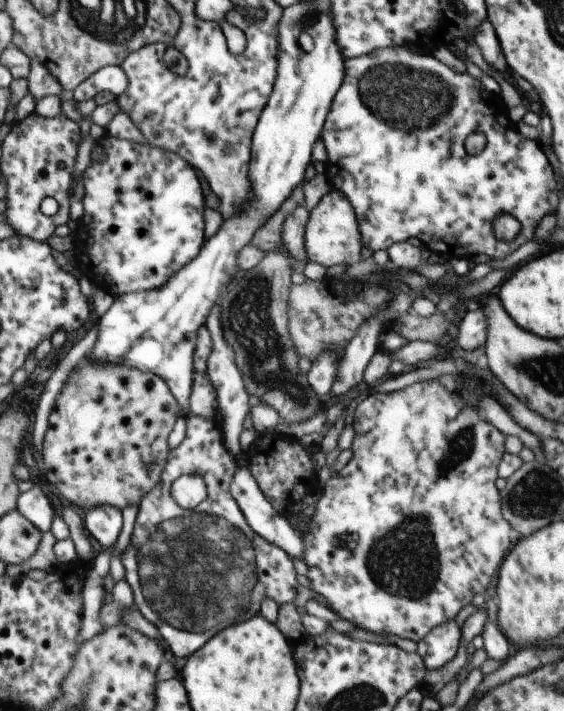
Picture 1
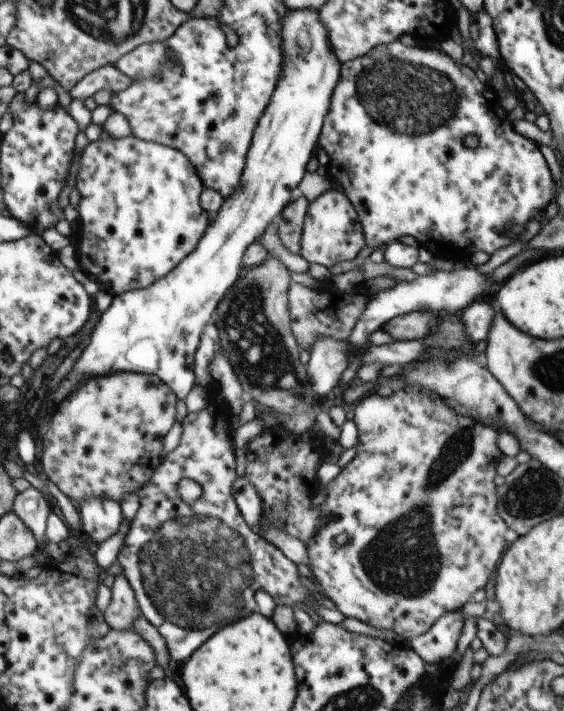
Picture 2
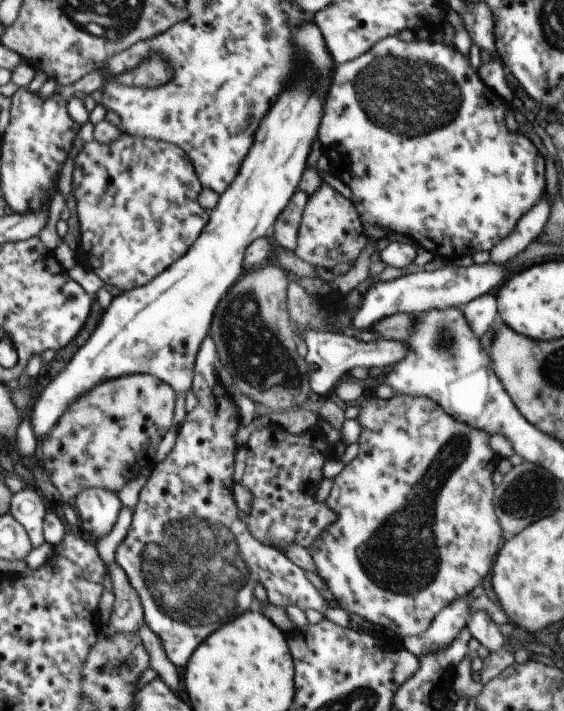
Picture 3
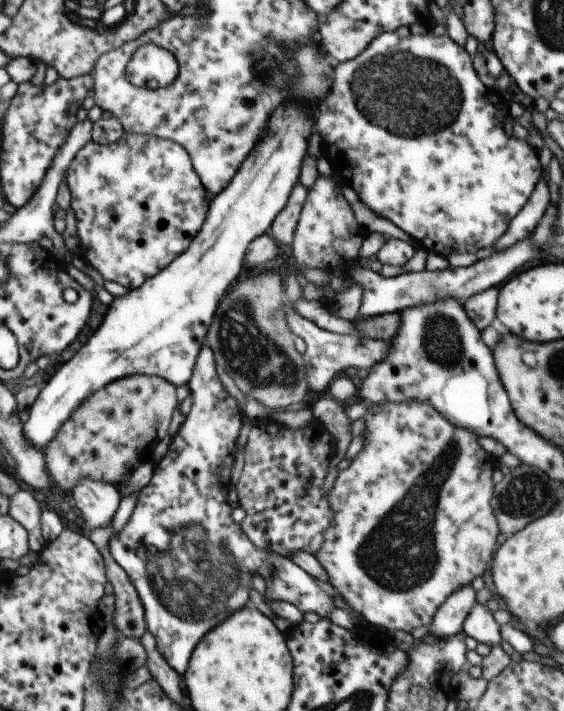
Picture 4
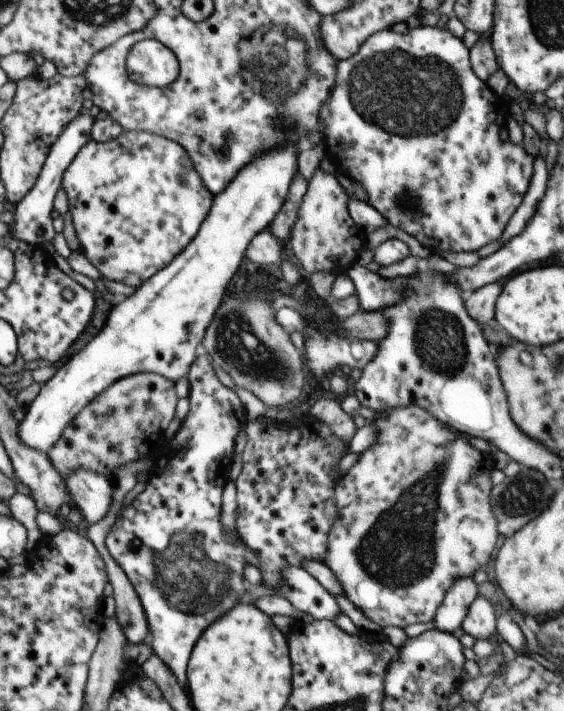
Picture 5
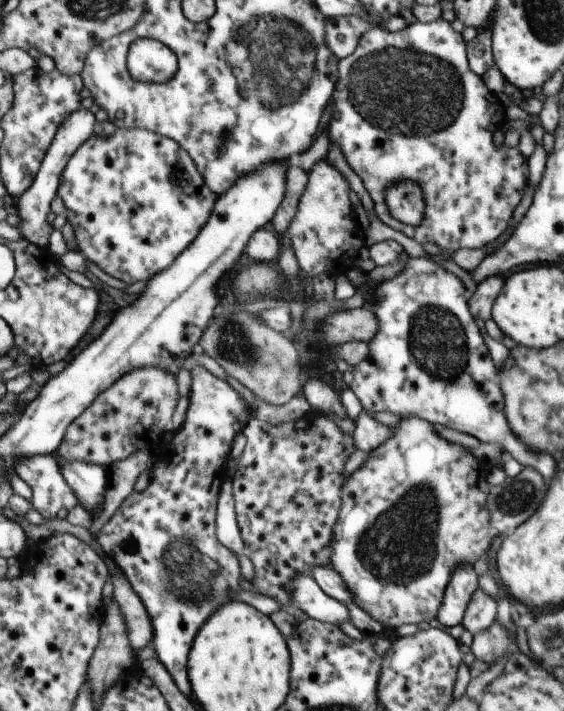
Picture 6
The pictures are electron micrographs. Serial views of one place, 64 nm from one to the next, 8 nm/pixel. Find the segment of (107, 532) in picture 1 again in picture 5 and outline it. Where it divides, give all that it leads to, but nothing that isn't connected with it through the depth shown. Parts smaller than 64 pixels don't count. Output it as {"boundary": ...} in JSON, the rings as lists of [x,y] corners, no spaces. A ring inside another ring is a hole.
{"boundary":[[[76,470],[66,478],[68,492],[84,520],[96,524],[106,518],[112,506],[113,483],[92,470]]]}

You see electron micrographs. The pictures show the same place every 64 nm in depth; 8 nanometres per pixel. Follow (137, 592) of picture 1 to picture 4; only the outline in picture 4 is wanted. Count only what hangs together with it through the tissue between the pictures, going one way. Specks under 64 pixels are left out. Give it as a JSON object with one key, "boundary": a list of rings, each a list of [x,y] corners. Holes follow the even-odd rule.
{"boundary":[[[204,342],[188,381],[192,408],[185,416],[180,430],[173,436],[168,454],[154,464],[150,482],[139,491],[130,522],[116,534],[116,538],[111,537],[109,540],[112,558],[128,574],[142,601],[147,630],[154,634],[158,652],[181,677],[188,668],[194,648],[202,638],[236,610],[247,605],[254,574],[258,574],[266,583],[266,601],[289,602],[299,608],[300,612],[314,612],[322,619],[327,618],[335,608],[331,596],[316,584],[313,576],[294,564],[291,558],[256,548],[244,534],[241,525],[232,519],[233,509],[228,502],[230,473],[244,411],[220,382],[214,360],[209,342]]]}

